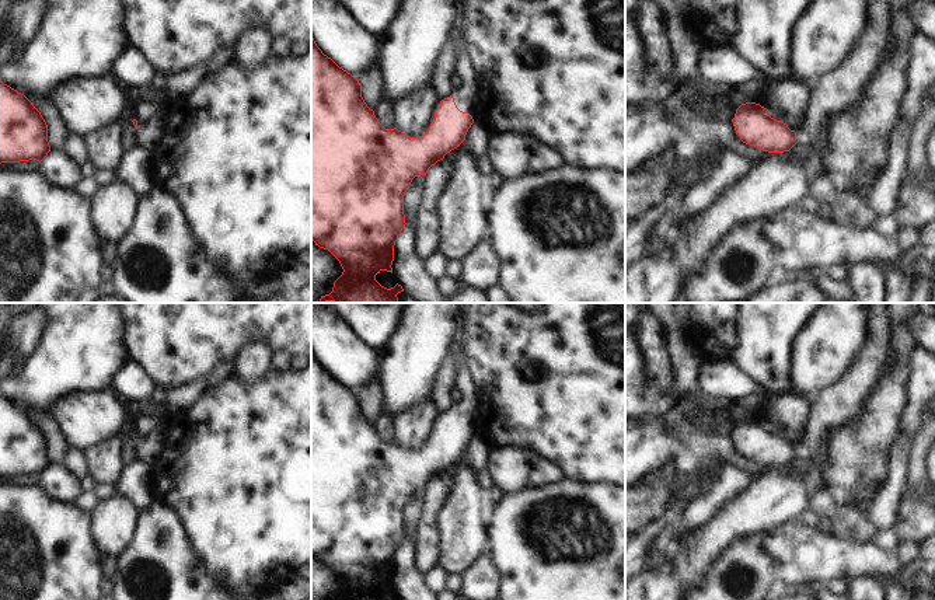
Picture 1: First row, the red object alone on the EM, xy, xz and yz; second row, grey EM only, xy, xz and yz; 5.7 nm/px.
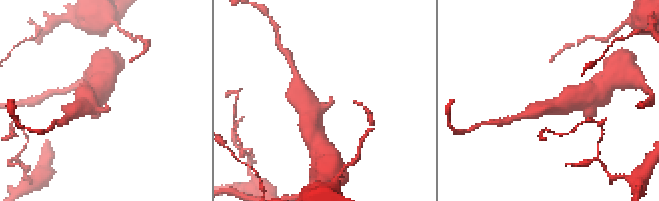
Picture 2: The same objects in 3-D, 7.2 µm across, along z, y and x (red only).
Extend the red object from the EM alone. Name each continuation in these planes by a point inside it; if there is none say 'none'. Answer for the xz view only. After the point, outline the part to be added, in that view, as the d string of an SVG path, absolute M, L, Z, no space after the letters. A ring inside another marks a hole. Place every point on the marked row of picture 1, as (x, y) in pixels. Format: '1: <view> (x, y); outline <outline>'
1: xz (464, 96); outline M465 49L457 55L454 74L460 77L461 87L453 93L453 98L457 108L465 112L477 95L477 76Z

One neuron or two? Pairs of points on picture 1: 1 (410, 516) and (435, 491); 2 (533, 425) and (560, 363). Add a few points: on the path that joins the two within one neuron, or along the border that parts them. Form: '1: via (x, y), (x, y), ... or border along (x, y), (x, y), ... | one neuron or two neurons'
1: border along (425, 489), (425, 503), (417, 534) | two neurons
2: via (533, 410), (533, 403), (557, 379) | one neuron

